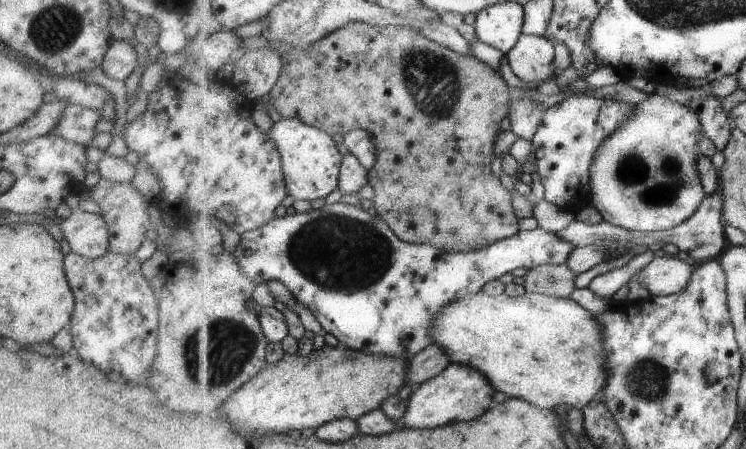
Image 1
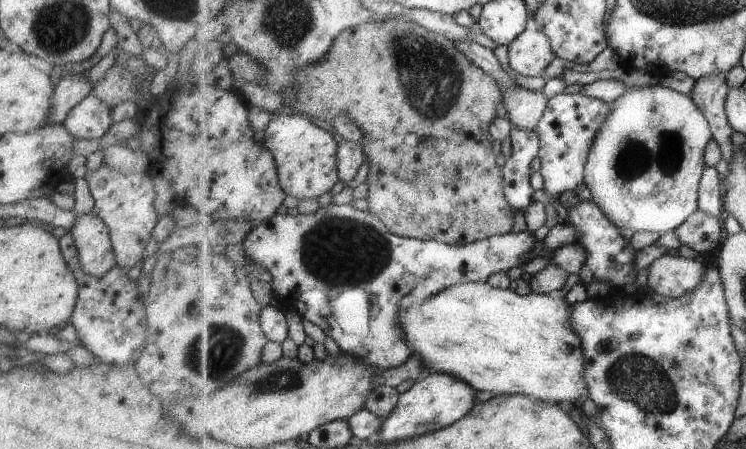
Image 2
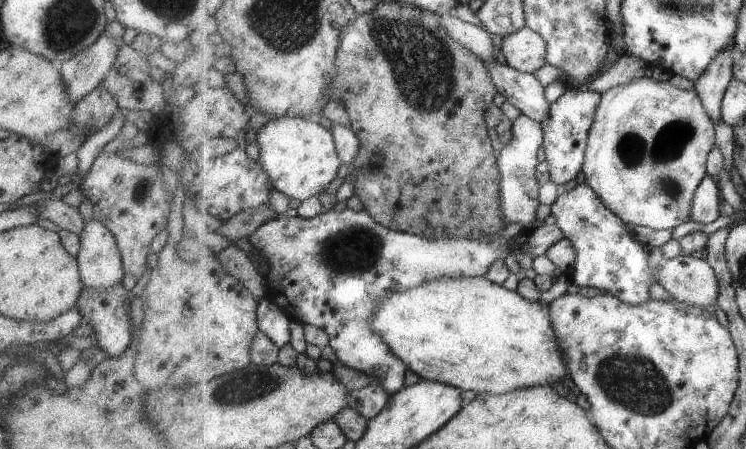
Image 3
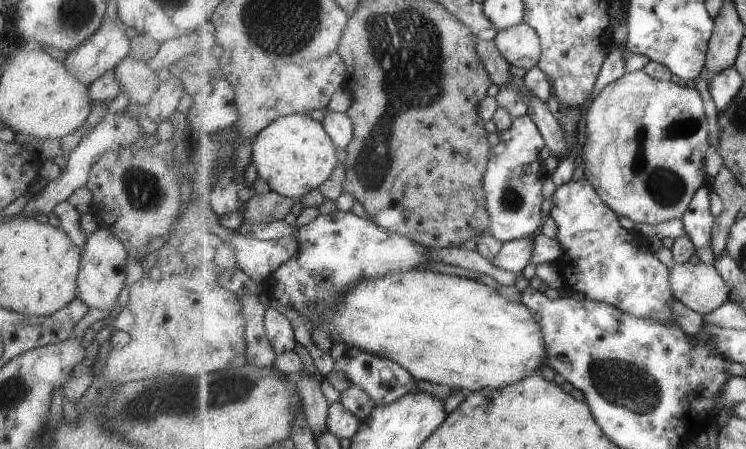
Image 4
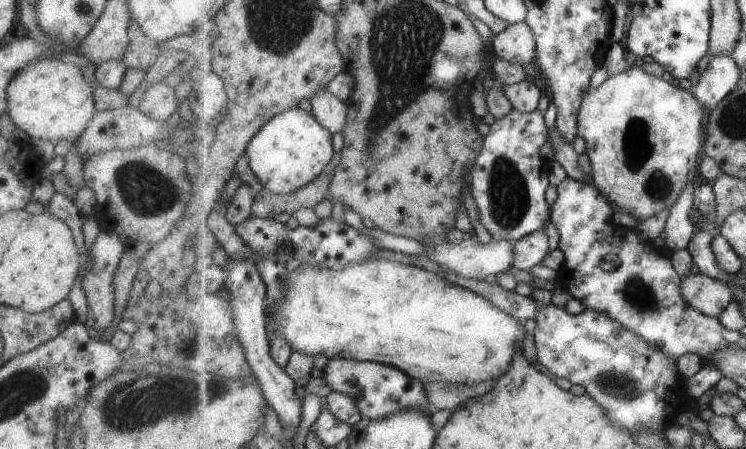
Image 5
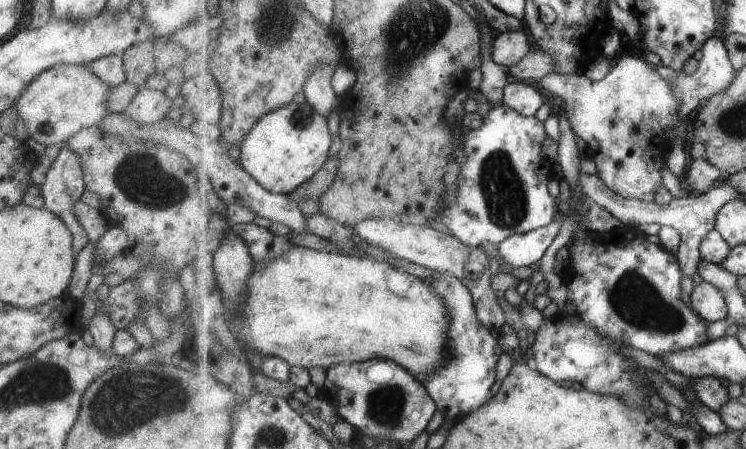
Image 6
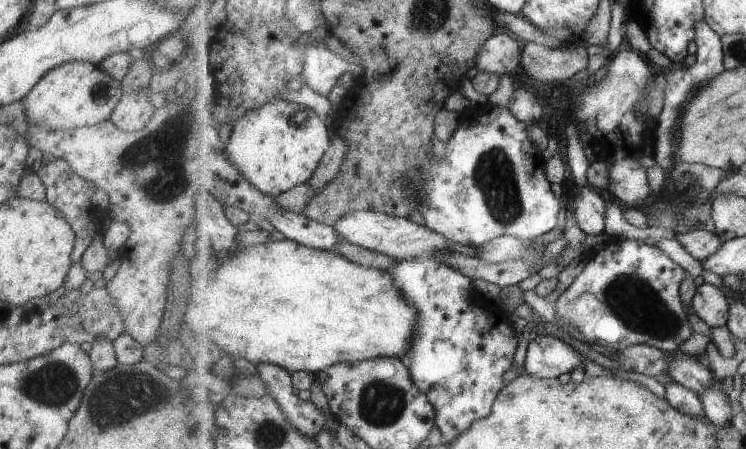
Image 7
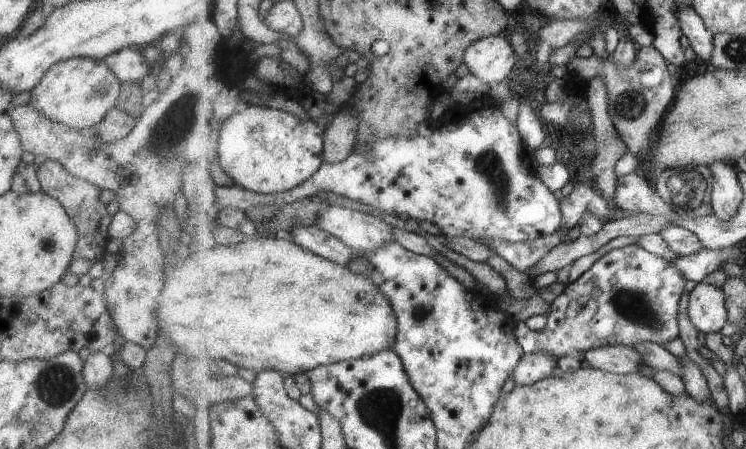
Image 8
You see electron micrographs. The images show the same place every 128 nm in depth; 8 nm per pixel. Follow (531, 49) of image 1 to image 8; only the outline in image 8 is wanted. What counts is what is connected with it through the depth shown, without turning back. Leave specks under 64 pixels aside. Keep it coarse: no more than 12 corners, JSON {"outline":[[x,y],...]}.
{"outline":[[492,35],[465,54],[470,73],[495,86],[517,64],[513,44]]}

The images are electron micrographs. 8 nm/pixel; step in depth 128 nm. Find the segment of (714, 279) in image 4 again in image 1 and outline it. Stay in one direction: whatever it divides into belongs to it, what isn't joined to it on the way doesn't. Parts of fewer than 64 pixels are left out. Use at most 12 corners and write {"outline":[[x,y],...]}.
{"outline":[[661,254],[635,279],[651,297],[675,294],[696,268]]}

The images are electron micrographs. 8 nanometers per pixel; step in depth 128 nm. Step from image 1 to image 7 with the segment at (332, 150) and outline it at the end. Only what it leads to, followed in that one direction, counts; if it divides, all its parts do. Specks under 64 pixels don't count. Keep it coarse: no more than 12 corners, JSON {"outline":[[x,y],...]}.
{"outline":[[283,99],[249,110],[225,156],[271,197],[307,183],[325,116]]}

